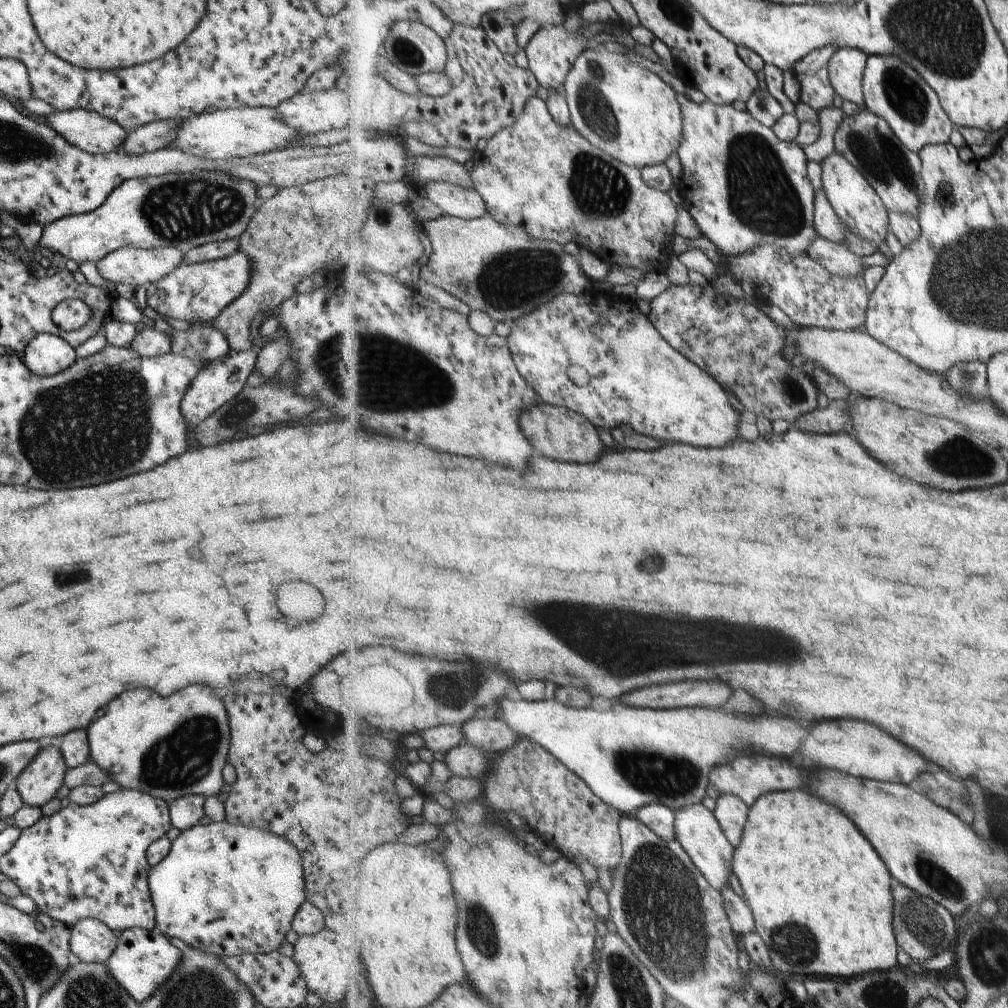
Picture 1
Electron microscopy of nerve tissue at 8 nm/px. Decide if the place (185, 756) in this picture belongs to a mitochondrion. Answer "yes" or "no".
yes

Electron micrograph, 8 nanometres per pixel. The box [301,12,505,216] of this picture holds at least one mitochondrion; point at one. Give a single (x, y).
(408, 54)

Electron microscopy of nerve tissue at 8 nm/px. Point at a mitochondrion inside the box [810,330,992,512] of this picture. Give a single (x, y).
(965, 378)

